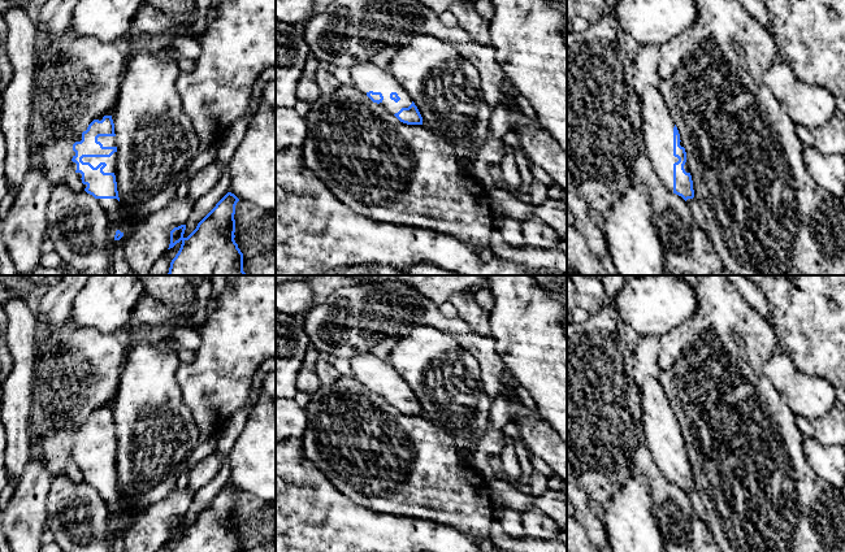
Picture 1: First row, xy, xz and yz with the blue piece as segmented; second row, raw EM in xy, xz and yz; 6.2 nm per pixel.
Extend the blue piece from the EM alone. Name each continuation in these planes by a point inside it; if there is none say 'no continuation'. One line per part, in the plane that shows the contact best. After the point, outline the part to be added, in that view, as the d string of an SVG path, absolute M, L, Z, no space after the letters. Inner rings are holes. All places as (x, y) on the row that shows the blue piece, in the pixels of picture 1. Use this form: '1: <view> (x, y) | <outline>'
1: xy (111, 161) | M114 152L110 157L83 157L83 162L90 162L94 168L96 168L100 162L105 162L107 166L103 169L104 173L116 173L117 168L117 152Z

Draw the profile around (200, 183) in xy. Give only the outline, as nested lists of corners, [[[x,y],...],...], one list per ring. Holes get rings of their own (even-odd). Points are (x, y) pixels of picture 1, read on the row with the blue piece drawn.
[[[217,162],[208,165],[203,170],[198,171],[195,175],[190,177],[187,196],[195,201],[199,200],[218,183],[221,177],[221,165],[218,165]]]

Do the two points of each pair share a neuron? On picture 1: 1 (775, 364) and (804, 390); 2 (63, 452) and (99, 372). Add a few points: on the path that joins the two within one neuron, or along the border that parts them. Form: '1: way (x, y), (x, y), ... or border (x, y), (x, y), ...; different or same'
1: way (781, 370), (797, 386); same
2: way (63, 433), (70, 400), (79, 391); same

